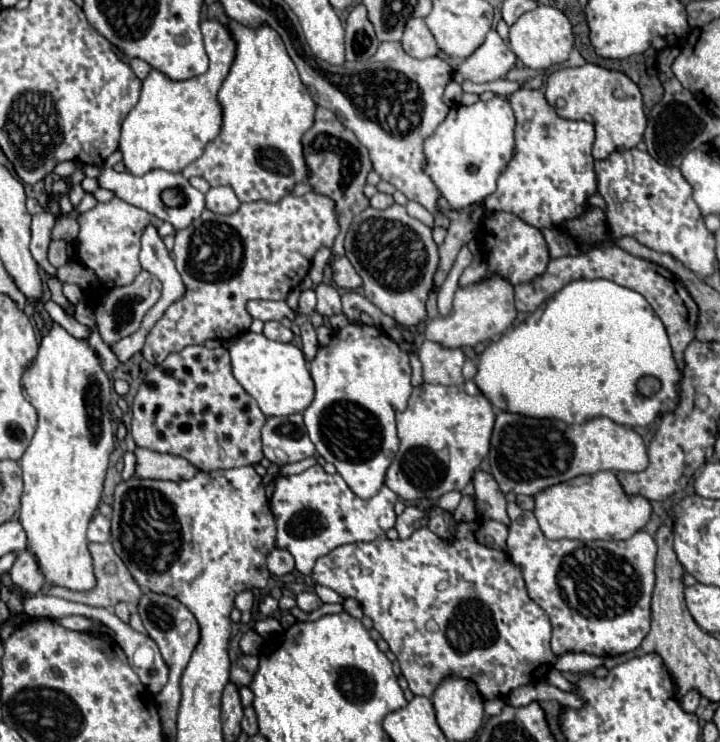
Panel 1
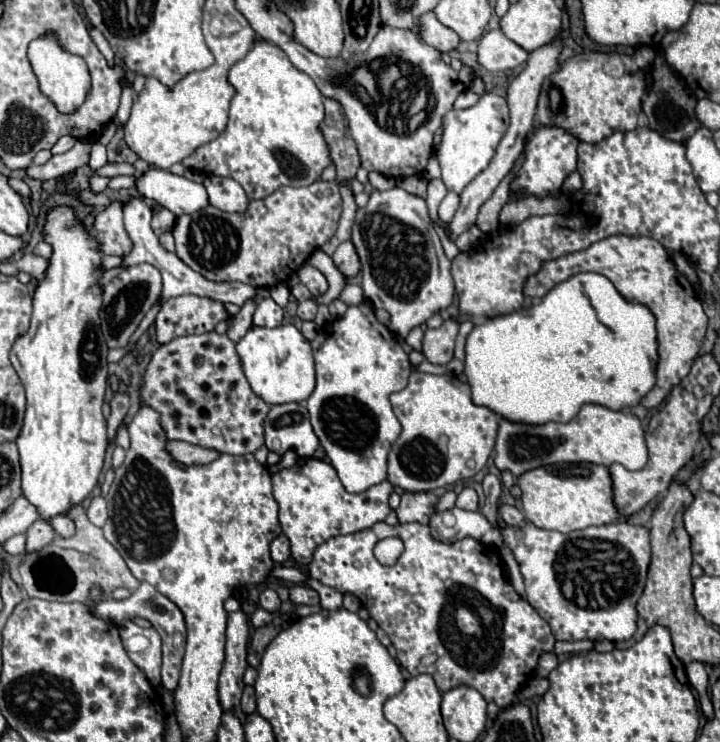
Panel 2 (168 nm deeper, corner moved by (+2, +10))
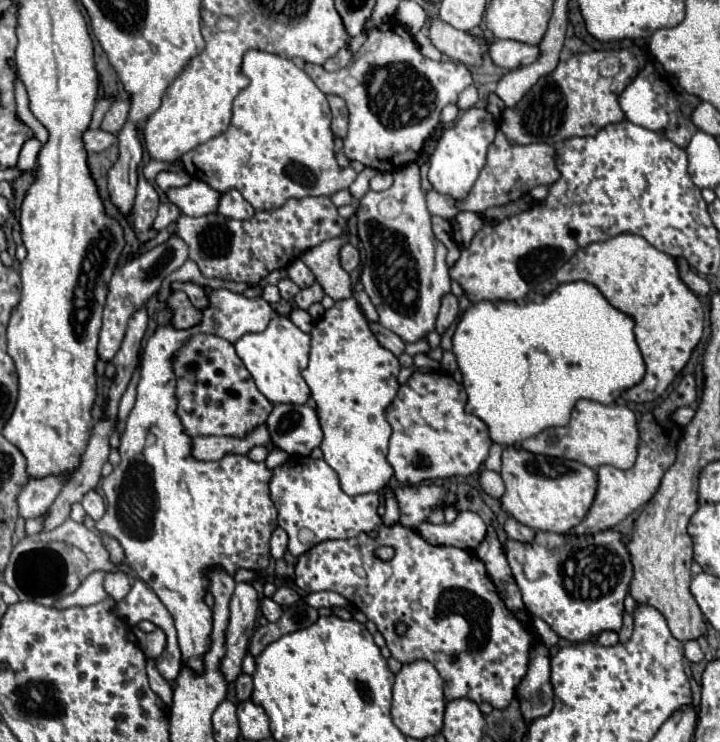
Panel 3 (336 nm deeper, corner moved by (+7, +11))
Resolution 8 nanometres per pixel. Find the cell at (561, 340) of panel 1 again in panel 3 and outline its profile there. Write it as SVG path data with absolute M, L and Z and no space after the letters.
M570 281L570 283L562 283L558 285L550 295L544 297L542 303L524 303L524 305L518 305L518 303L508 303L508 301L500 301L500 303L492 303L492 301L480 301L480 303L474 303L470 305L458 327L456 327L456 333L452 337L452 351L456 355L456 361L458 361L458 369L462 373L462 385L468 393L468 403L466 403L466 413L472 413L476 417L480 417L488 429L490 429L490 437L494 443L500 443L504 447L510 447L514 443L520 443L548 427L560 427L560 425L568 425L570 421L570 413L576 405L576 401L580 399L590 399L590 401L598 401L598 403L604 403L604 405L612 405L616 403L616 399L630 387L638 385L642 379L644 379L644 373L646 373L646 365L644 365L644 359L642 359L642 353L640 353L640 347L636 343L636 337L634 337L634 325L636 321L628 315L628 313L622 313L620 309L612 307L608 303L608 299L600 293L600 289L592 283L586 283L586 281Z

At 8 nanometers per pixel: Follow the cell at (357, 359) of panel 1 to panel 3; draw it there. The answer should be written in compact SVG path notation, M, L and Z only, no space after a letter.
M354 297L336 301L336 305L318 319L310 337L312 349L304 379L316 403L324 433L320 445L324 461L338 473L344 493L362 495L382 491L392 477L392 467L386 461L392 427L386 421L384 409L392 403L400 387L398 357L378 343Z

